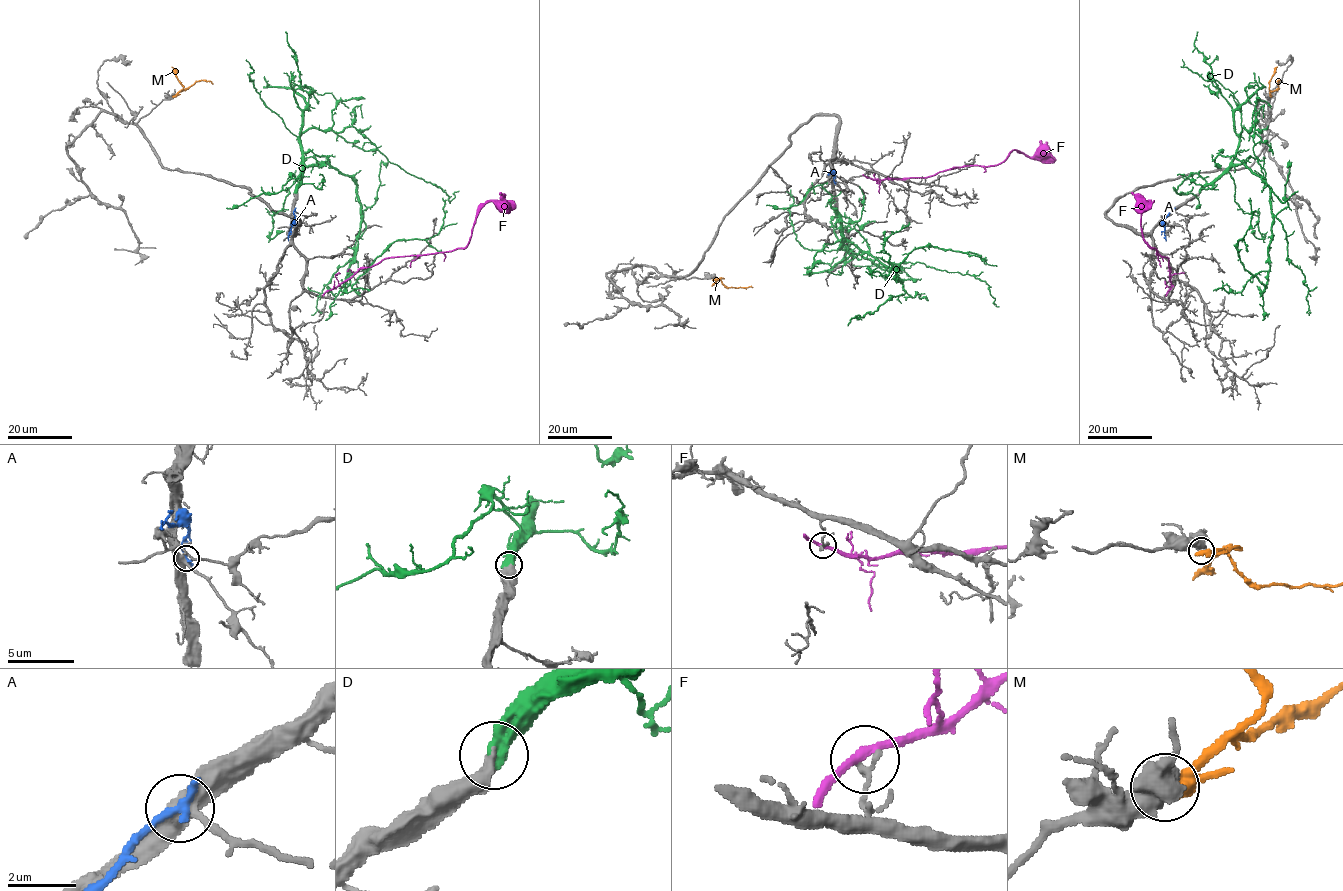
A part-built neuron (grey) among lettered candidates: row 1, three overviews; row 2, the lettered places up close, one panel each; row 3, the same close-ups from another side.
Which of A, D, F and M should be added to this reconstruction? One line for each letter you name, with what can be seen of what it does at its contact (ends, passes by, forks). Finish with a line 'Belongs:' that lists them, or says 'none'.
D: It ends there
Belongs: D

